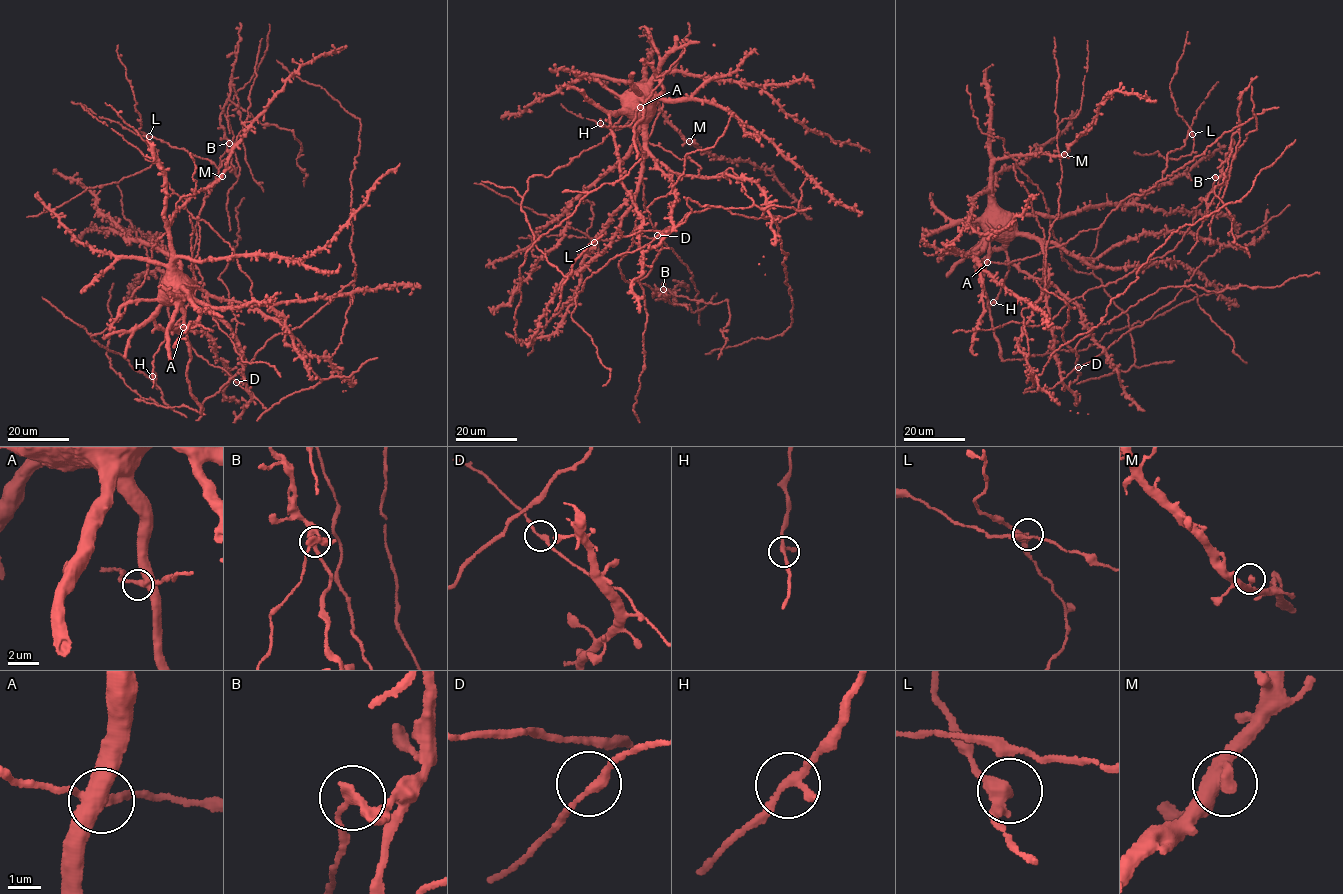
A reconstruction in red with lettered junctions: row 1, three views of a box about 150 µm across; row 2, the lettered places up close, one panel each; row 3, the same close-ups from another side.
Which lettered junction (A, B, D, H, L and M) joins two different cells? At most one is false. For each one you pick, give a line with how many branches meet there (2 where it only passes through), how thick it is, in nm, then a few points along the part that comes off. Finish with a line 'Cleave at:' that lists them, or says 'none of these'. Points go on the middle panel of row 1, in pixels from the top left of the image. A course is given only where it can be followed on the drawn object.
B: 2 | 320 nm | (663, 289), (661, 294), (656, 291), (712, 304), (727, 300), (730, 319), (720, 330), (726, 339), (718, 359)
Cleave at: B

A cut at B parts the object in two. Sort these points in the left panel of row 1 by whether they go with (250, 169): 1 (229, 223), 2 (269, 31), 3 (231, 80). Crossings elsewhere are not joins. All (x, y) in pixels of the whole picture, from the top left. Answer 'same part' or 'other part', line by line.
1: same part
2: other part
3: same part

